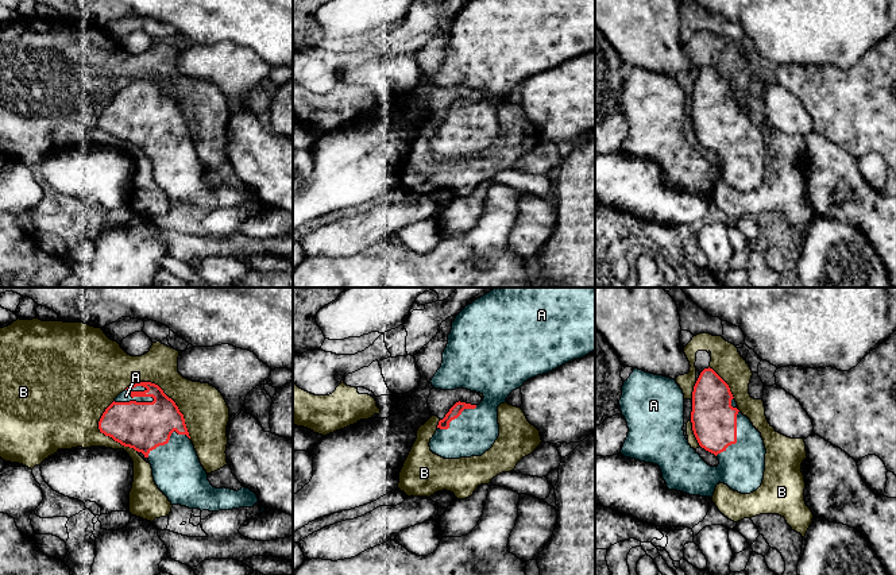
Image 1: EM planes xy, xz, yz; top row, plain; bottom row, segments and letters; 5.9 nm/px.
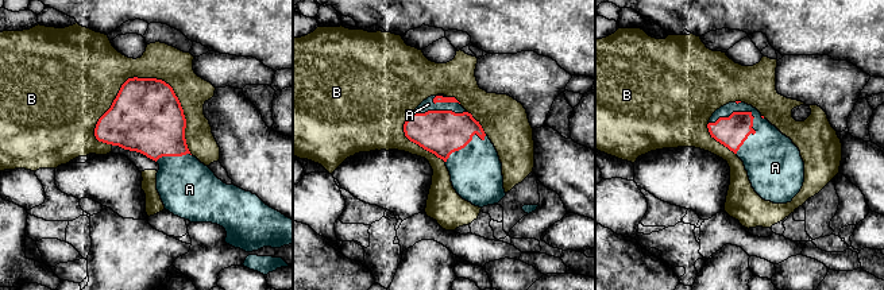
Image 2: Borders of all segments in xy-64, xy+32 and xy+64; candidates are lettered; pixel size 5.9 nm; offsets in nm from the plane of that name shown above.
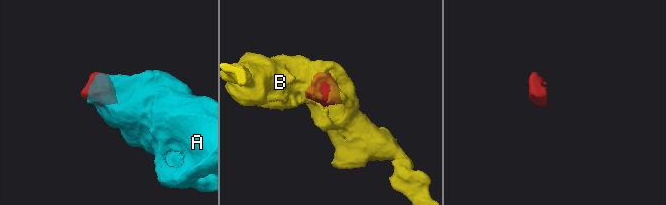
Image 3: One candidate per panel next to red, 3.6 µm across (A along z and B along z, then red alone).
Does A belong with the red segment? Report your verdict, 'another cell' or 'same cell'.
same cell

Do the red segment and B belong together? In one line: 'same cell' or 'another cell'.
another cell

